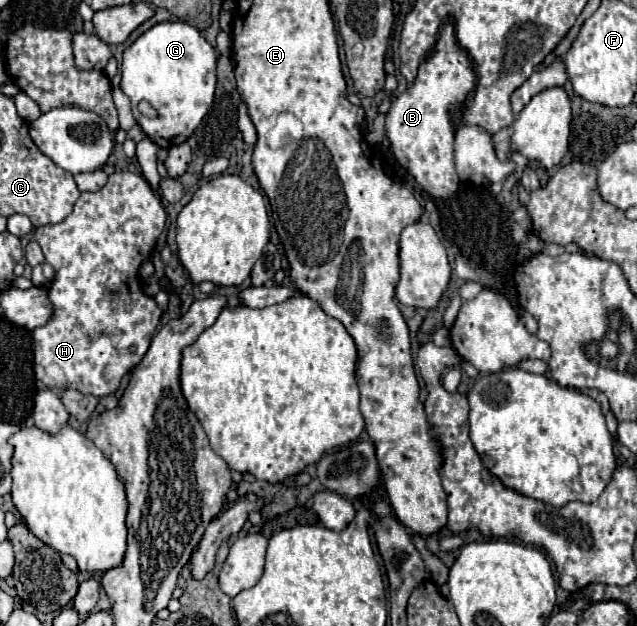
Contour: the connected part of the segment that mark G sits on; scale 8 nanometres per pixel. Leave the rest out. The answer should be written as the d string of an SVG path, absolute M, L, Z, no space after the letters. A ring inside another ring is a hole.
M159 23L151 27L147 33L143 33L129 49L123 53L123 65L121 65L121 89L131 99L133 117L137 125L147 133L147 137L157 143L159 147L173 147L185 143L191 133L199 127L203 117L207 115L213 99L215 99L215 85L217 85L217 73L215 73L217 55L213 47L207 43L207 39L201 35L199 29L191 27L189 23ZM139 101L149 101L157 113L159 119L147 119L137 111Z

